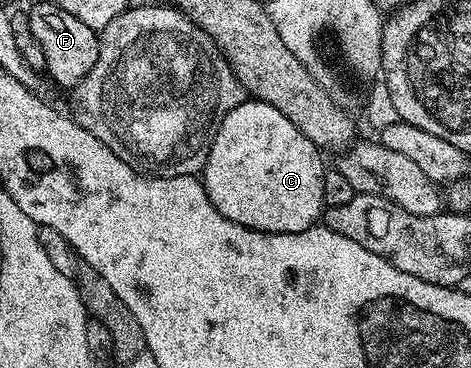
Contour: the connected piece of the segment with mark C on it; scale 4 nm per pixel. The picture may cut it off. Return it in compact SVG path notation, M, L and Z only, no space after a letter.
M252 97L246 98L223 117L205 162L203 186L211 205L231 221L249 227L252 231L299 233L314 226L326 208L323 201L323 177L327 170L322 152L310 139L303 137L275 105L267 105Z

